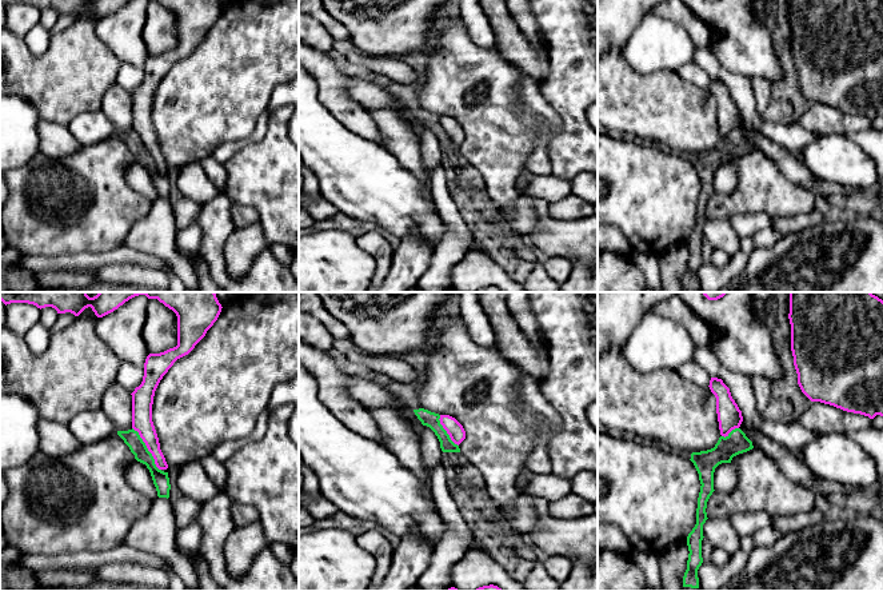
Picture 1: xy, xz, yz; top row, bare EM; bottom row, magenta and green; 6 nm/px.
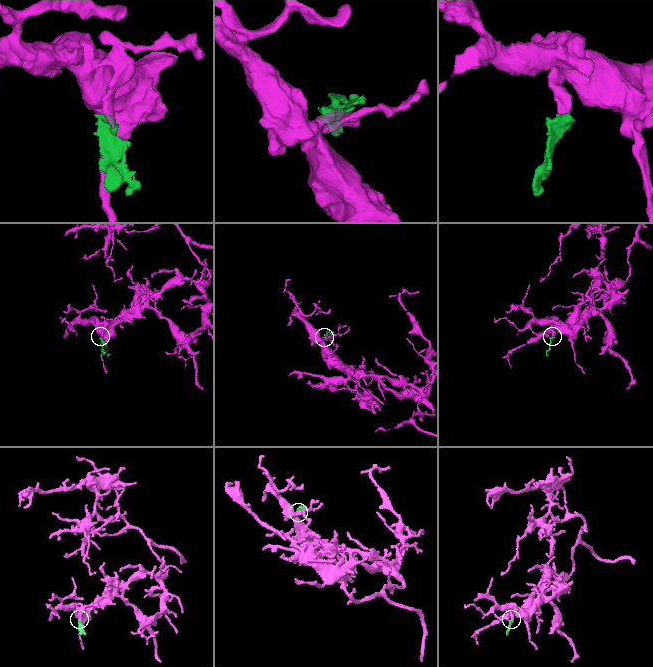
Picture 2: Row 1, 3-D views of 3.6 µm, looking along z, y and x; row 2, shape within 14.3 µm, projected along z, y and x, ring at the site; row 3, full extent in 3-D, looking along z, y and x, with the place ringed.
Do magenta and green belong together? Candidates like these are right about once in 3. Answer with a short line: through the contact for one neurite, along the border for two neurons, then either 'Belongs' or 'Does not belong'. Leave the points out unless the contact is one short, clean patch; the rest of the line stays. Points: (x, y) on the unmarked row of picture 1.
Line: xy (132, 128), (160, 171). Does not belong

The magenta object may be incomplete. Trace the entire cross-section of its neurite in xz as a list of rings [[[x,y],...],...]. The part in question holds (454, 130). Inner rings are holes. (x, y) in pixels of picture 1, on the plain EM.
[[[440,116],[439,121],[455,145],[459,147],[466,140],[466,132],[455,119],[450,116]]]

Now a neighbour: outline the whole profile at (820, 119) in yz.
[[[811,103],[808,109],[798,119],[787,120],[819,135],[847,135],[872,129],[868,117],[847,113],[830,105]]]

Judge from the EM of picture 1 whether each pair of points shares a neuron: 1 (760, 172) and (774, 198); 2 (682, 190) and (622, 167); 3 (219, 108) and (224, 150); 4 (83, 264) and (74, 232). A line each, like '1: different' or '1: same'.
1: same
2: same
3: different
4: different

